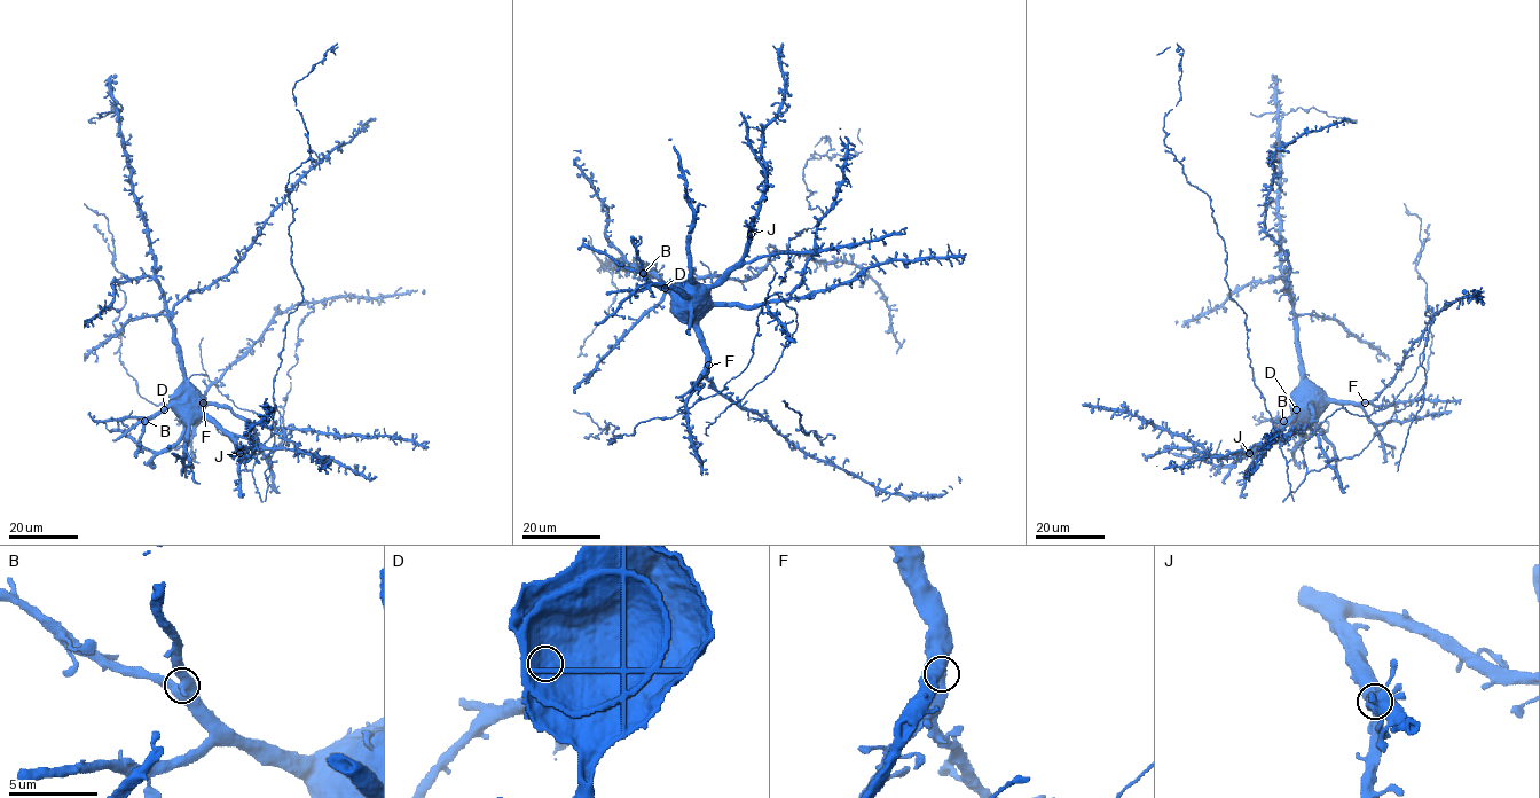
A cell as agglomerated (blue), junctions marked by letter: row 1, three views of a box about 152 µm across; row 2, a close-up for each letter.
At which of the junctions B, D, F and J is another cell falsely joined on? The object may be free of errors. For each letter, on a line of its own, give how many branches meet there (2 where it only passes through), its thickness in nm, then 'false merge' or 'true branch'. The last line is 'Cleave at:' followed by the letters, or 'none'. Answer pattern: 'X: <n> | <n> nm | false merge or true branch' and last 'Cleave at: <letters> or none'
B: 2 | 650 nm | true branch
D: 2 | 650 nm | true branch
F: 2 | 600 nm | true branch
J: 2 | 600 nm | true branch
Cleave at: none

